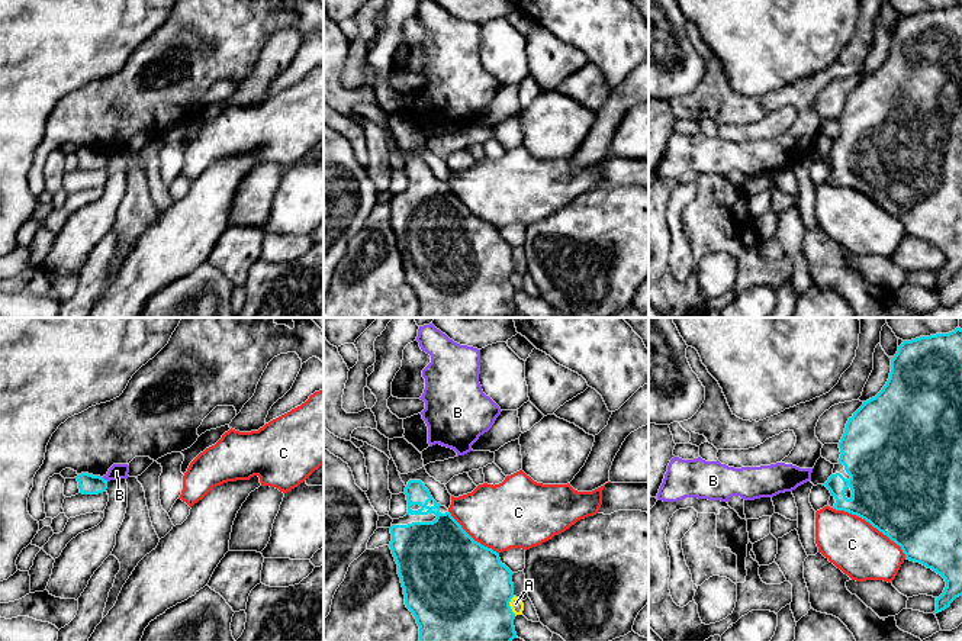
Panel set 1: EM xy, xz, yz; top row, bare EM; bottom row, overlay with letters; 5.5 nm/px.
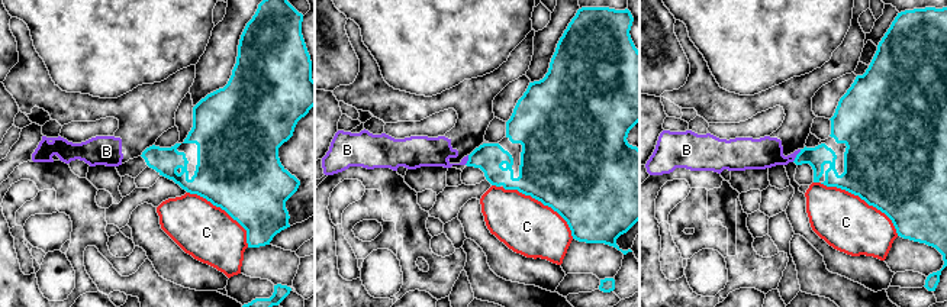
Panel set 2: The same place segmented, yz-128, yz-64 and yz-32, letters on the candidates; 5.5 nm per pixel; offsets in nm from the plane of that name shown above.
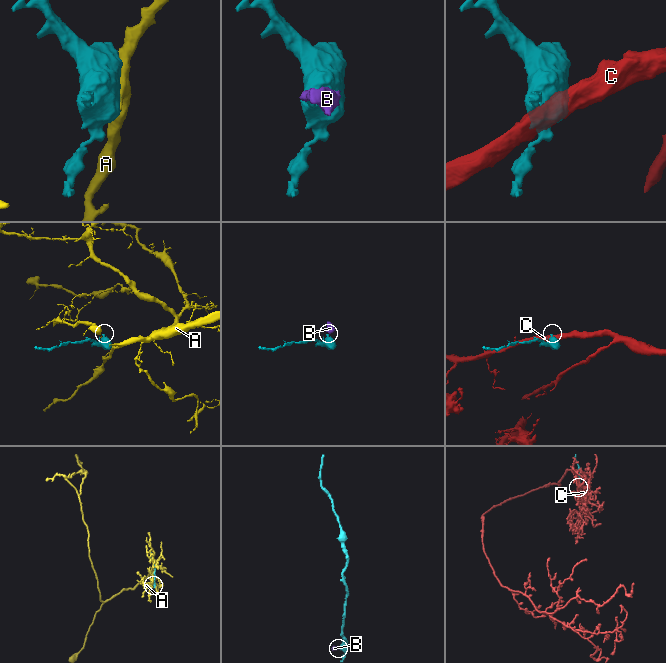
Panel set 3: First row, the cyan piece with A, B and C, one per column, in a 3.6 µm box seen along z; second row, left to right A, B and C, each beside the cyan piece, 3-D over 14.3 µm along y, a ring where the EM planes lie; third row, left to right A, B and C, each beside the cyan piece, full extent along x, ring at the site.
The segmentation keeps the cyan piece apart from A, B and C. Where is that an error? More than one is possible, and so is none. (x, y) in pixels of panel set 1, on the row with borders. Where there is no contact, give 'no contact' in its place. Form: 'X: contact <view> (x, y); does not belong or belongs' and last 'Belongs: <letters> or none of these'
A: contact xz (510, 606); does not belong
B: contact xy (103, 479); does not belong
C: contact yz (871, 524); does not belong
Belongs: none of these

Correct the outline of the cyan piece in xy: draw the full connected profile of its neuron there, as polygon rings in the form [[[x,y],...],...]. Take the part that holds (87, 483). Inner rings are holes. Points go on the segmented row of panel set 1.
[[[81,473],[77,477],[80,493],[83,495],[99,495],[107,489],[107,480],[100,476]]]

